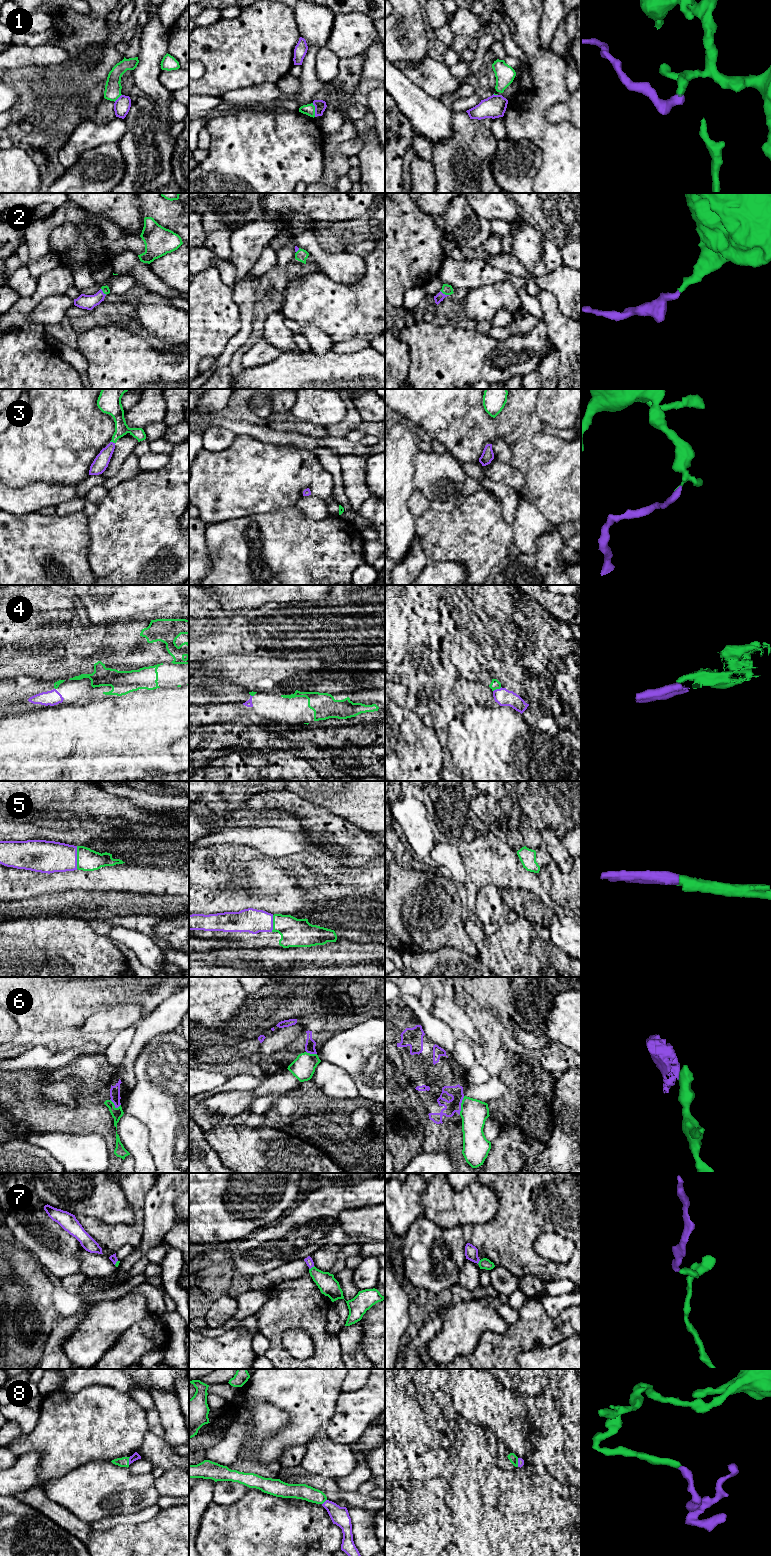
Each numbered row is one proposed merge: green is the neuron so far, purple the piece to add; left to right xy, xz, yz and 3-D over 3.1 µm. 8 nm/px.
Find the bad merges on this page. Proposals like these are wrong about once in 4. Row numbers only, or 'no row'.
1, 6

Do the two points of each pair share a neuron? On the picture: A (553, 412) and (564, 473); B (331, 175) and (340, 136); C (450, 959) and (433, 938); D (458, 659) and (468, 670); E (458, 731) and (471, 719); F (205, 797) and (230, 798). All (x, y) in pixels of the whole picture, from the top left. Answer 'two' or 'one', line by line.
A: two
B: one
C: two
D: one
E: one
F: one

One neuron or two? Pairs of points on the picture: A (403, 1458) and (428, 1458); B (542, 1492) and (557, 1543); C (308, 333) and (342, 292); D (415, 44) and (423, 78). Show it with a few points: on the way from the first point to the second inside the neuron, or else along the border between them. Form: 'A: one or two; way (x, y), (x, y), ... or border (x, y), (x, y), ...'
A: one; way (409, 1459), (422, 1459)
B: two; border (550, 1497), (540, 1509)
C: two; border (301, 326), (313, 325), (332, 340)
D: two; border (427, 55), (417, 63), (395, 62)

